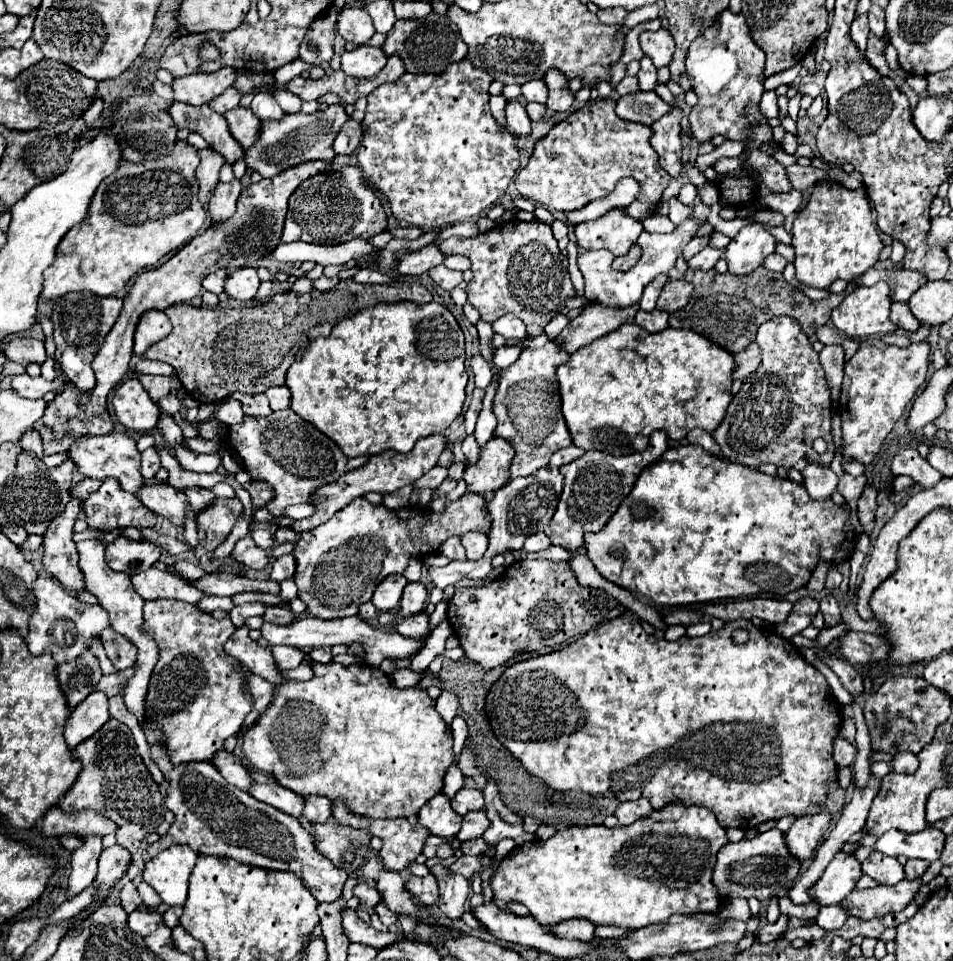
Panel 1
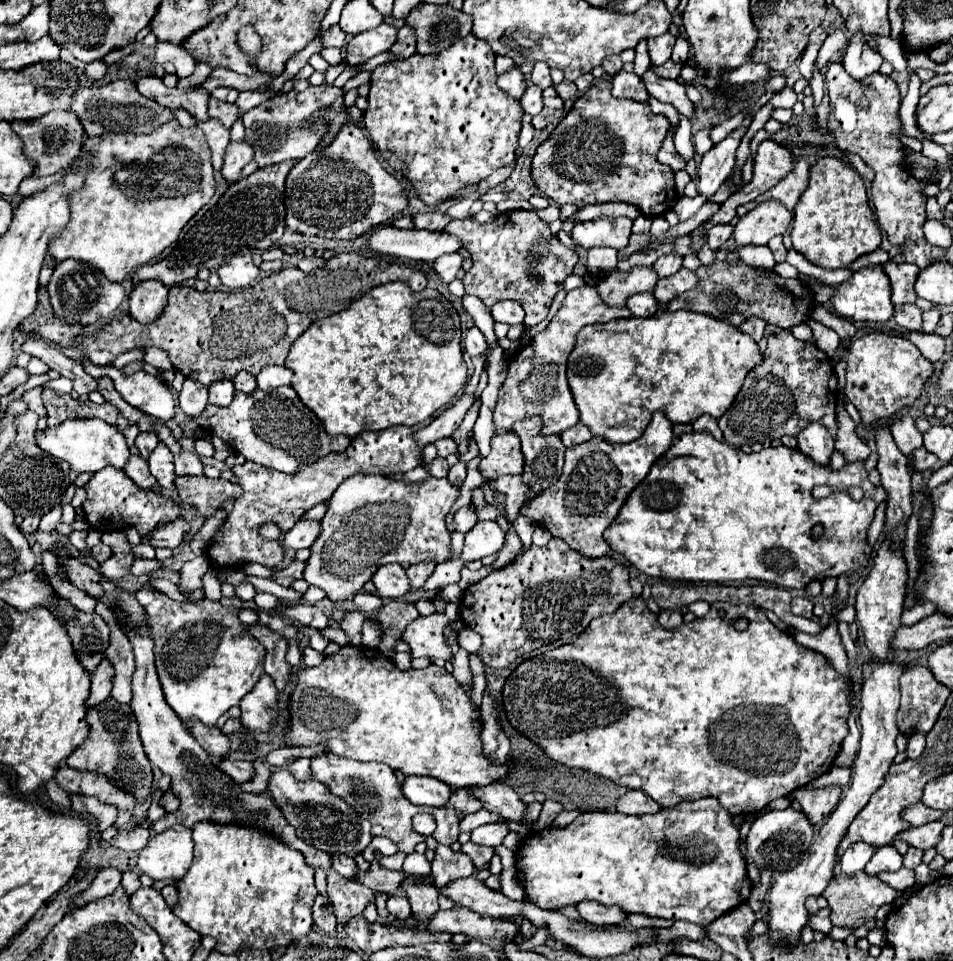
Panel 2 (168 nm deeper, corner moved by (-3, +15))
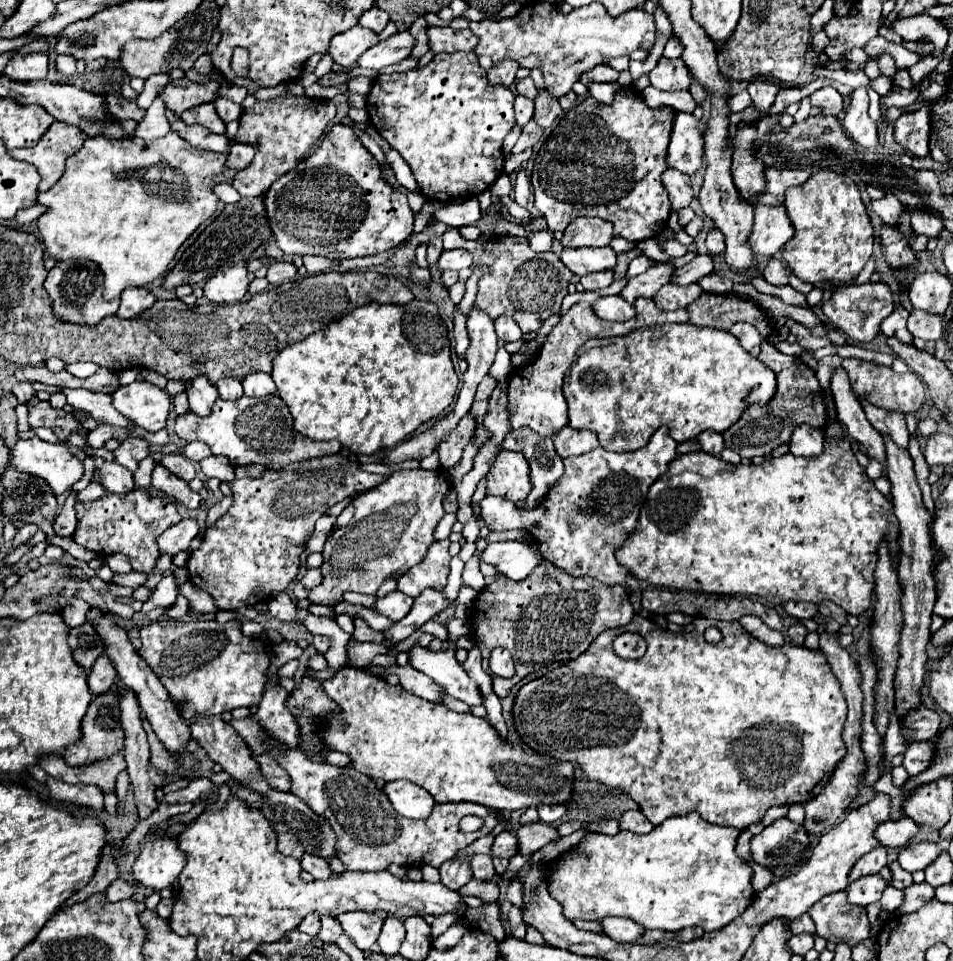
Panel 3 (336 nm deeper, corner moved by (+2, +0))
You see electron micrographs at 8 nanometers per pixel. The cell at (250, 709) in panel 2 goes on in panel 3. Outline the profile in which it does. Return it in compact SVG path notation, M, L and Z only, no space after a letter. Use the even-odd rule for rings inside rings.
M263 727L261 733L265 753L291 775L291 793L305 799L313 811L325 815L331 827L335 827L335 833L339 835L339 859L347 871L383 871L389 863L407 867L429 863L439 867L441 863L453 859L459 849L487 835L497 825L491 809L477 803L437 803L427 819L407 819L391 807L387 795L369 777L361 775L353 767L335 767L311 761L299 747L287 747L285 743L267 735ZM269 745L275 747L269 749ZM465 815L483 817L485 825L475 833L461 833L459 819Z

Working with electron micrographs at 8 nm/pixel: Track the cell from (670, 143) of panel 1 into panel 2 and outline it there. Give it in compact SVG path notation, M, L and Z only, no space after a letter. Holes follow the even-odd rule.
M668 134L668 136L666 136L664 146L662 146L662 150L660 150L658 158L660 158L660 162L662 162L662 164L670 166L674 172L678 172L678 170L682 170L682 168L686 166L686 160L684 160L684 158L682 158L682 156L676 152L676 148L674 148L672 134Z

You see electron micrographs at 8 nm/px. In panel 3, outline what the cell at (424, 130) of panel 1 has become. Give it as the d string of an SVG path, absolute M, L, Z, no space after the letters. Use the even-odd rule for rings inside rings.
M457 51L435 55L423 69L377 75L367 95L367 113L379 135L397 149L409 163L421 195L427 201L455 201L475 197L491 187L503 173L503 139L515 127L513 93L503 87L491 87L487 73L479 65L473 51Z

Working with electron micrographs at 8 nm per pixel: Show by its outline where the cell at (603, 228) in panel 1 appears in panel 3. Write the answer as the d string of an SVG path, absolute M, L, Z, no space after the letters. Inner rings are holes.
M607 245L607 247L577 247L577 249L563 249L561 261L575 273L575 275L585 275L593 271L605 271L613 269L617 263L617 253Z

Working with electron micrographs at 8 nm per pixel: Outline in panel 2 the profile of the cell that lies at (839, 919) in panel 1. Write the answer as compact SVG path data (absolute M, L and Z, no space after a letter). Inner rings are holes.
M824 908L824 910L818 910L810 916L810 924L808 924L814 932L822 932L822 934L828 934L830 928L832 928L832 922L830 922L830 910Z

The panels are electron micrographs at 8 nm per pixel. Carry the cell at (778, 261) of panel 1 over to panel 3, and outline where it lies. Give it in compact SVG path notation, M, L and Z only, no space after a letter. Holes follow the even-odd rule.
M775 257L769 259L769 263L767 263L765 271L763 271L763 277L765 277L771 285L787 285L787 283L789 283L785 265L783 265L779 259L775 259Z

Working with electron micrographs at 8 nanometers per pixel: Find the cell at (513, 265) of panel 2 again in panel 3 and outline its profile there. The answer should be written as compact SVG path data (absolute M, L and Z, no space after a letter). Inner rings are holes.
M449 229L443 233L443 249L467 249L473 255L473 271L479 267L489 269L489 273L485 273L477 283L479 293L475 299L475 309L485 311L491 319L497 319L499 315L513 317L523 331L523 341L535 339L541 323L561 309L571 271L563 265L559 255L551 251L535 253L525 237L495 235L489 241L479 243L479 239L465 239L459 229Z

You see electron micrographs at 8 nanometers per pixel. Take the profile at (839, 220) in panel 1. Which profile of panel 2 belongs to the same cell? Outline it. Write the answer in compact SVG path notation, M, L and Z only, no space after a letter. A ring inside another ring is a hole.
M834 156L820 158L810 168L808 188L802 192L794 206L792 220L792 244L806 260L822 268L846 268L862 254L874 252L882 234L874 222L874 214L868 204L868 194L862 176L846 162Z

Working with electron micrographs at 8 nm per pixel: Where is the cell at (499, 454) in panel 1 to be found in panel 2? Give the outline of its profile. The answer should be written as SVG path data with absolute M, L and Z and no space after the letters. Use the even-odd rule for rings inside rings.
M514 432L496 434L492 438L492 452L480 462L480 472L486 480L496 480L504 474L522 474L524 456L520 438Z

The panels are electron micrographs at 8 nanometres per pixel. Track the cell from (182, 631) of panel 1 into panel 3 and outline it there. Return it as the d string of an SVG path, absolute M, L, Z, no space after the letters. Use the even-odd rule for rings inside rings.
M173 619L151 621L139 627L139 635L143 643L139 649L141 657L147 661L151 671L159 677L163 687L169 691L185 723L191 725L195 723L197 717L223 715L237 707L251 707L261 701L265 673L271 663L271 655L267 653L265 645L259 639L249 639L241 633L241 623L237 619L231 619L227 623L219 623L215 619L213 621L173 621Z

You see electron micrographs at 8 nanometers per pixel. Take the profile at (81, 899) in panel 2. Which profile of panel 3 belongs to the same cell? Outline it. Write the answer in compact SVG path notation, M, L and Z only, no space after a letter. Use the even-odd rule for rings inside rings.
M115 879L109 887L107 887L107 899L109 901L123 901L123 899L129 899L135 891L131 885L127 885L123 879Z

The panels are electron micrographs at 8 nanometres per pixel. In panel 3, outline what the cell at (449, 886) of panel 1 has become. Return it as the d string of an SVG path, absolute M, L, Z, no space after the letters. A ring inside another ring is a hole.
M455 857L451 861L445 861L439 867L441 883L453 891L459 891L469 879L471 879L471 867L469 857Z

